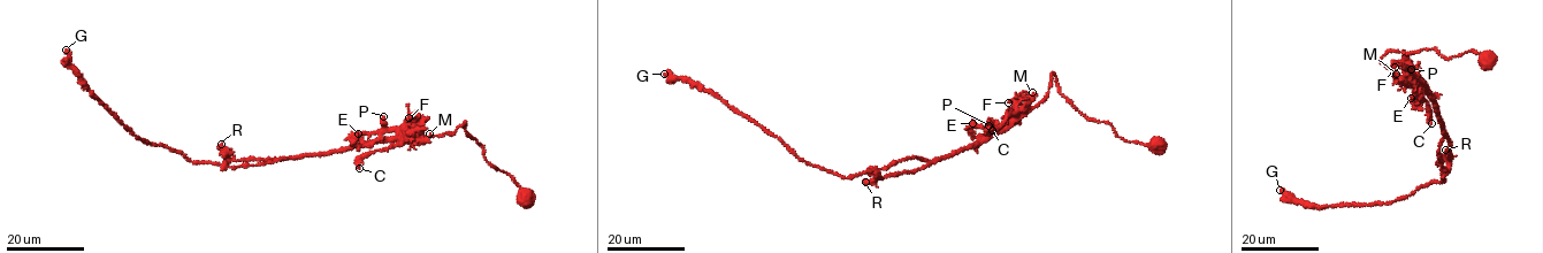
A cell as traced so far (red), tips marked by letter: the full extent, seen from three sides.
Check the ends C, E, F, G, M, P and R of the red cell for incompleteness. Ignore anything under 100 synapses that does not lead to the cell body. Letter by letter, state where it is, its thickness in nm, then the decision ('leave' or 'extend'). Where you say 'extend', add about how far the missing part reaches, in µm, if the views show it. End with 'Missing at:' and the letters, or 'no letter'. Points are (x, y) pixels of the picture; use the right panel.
C: at (1431, 123); 180 nm thick; leave
E: at (1411, 98); 220 nm thick; leave
F: at (1395, 67); 190 nm thick; leave
G: at (1280, 190); 550 nm thick; leave
M: at (1396, 74); 150 nm thick; leave
P: at (1411, 69); 200 nm thick; leave
R: at (1445, 150); 360 nm thick; leave
Missing at: no letter

